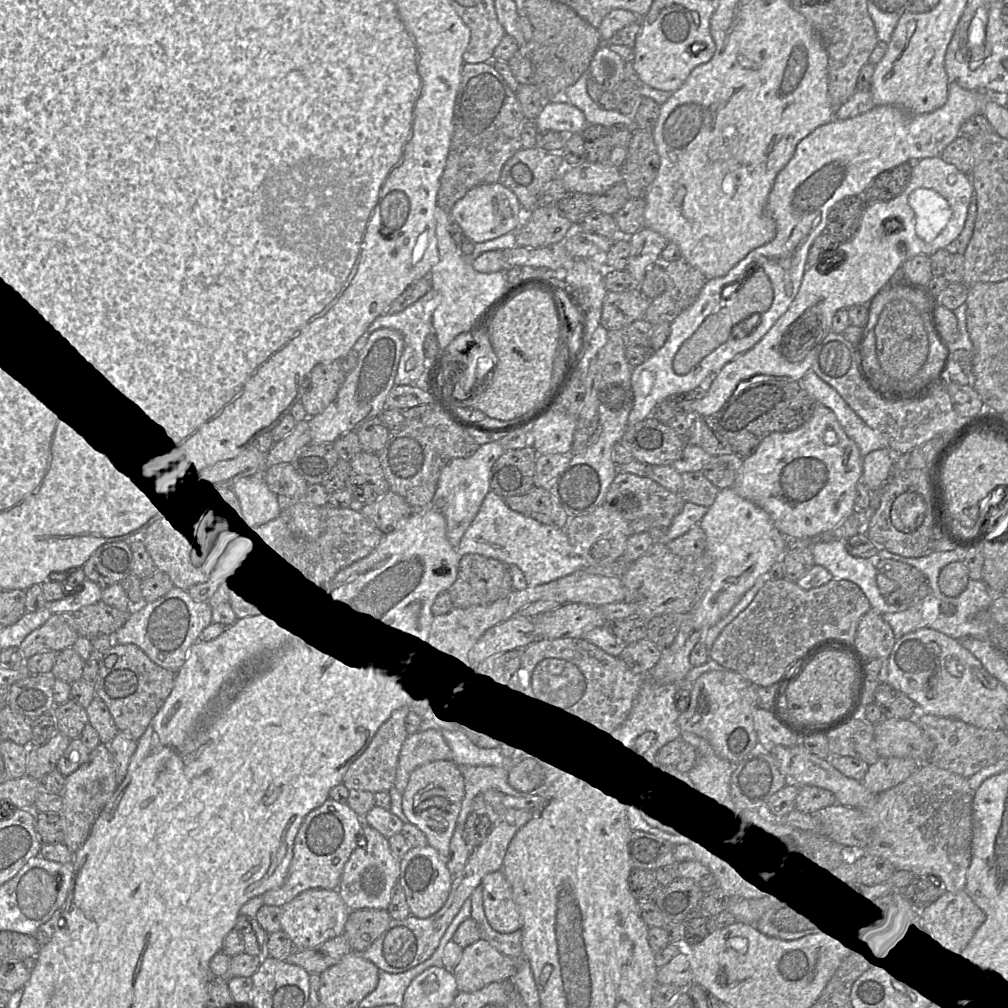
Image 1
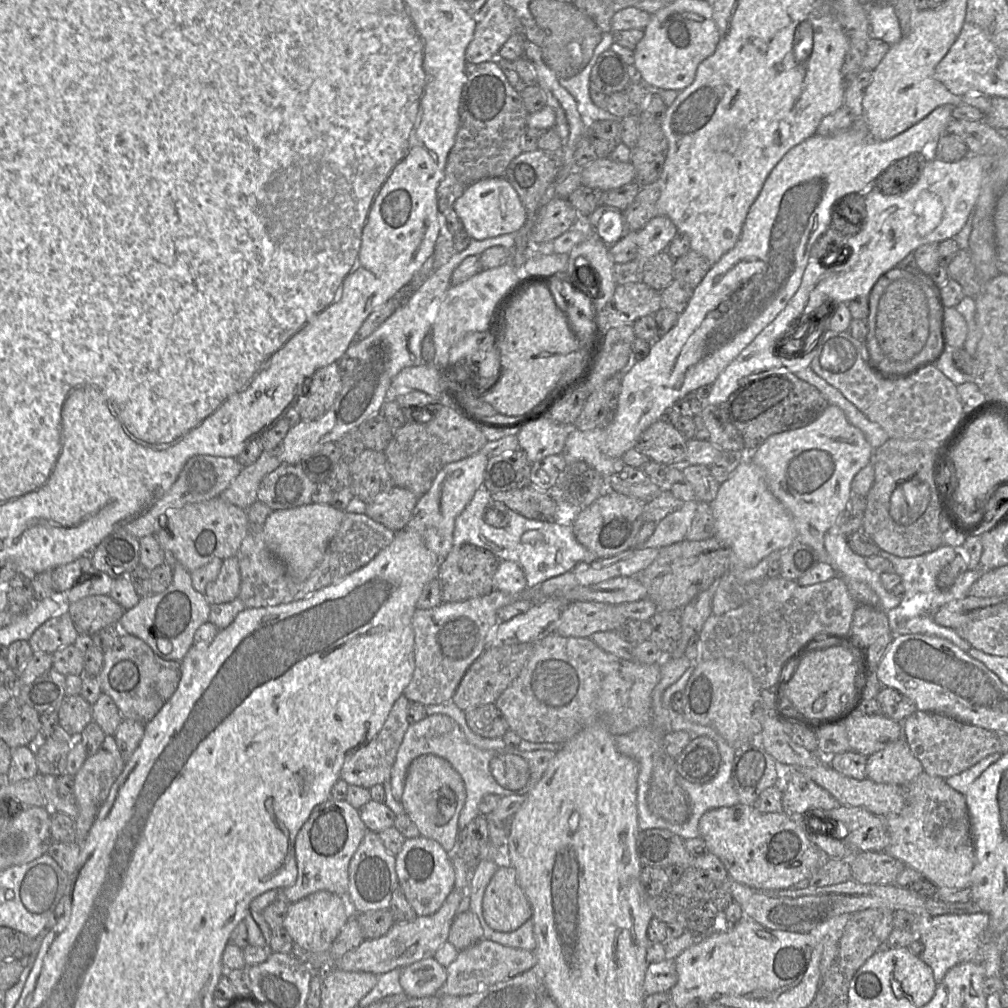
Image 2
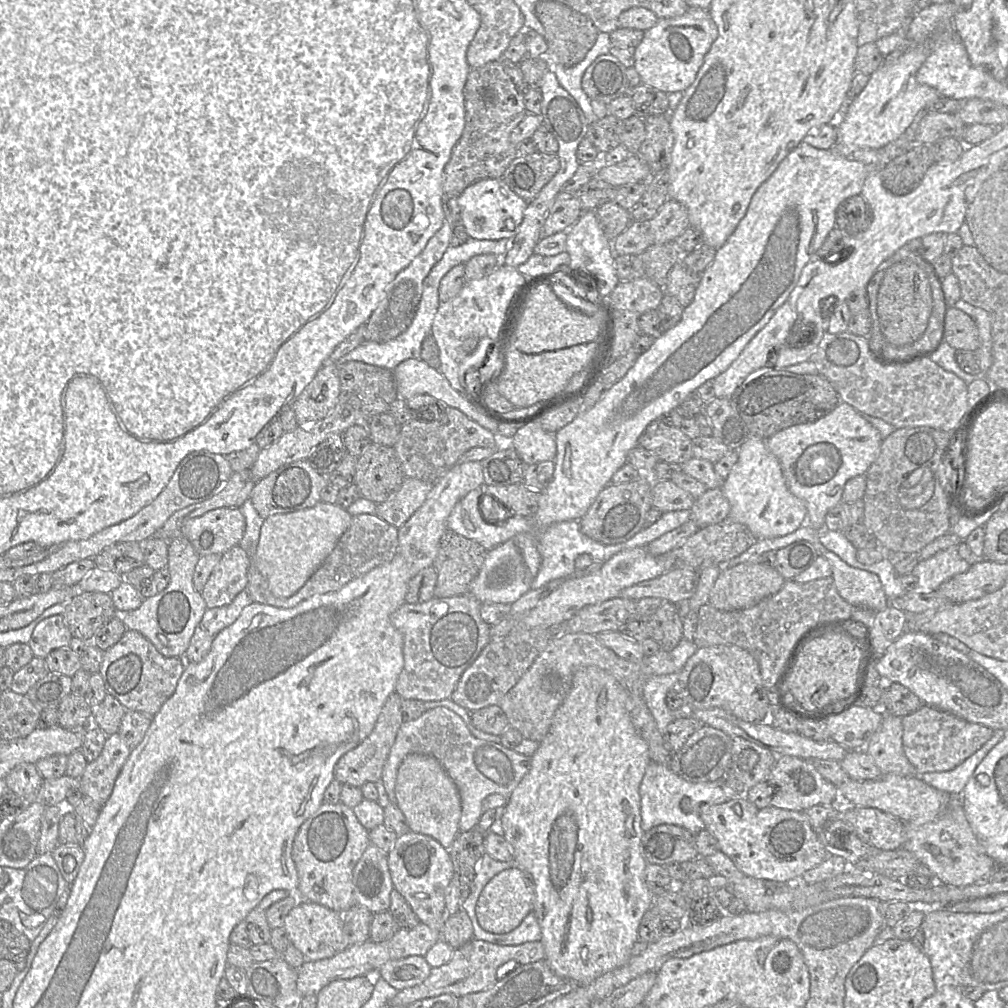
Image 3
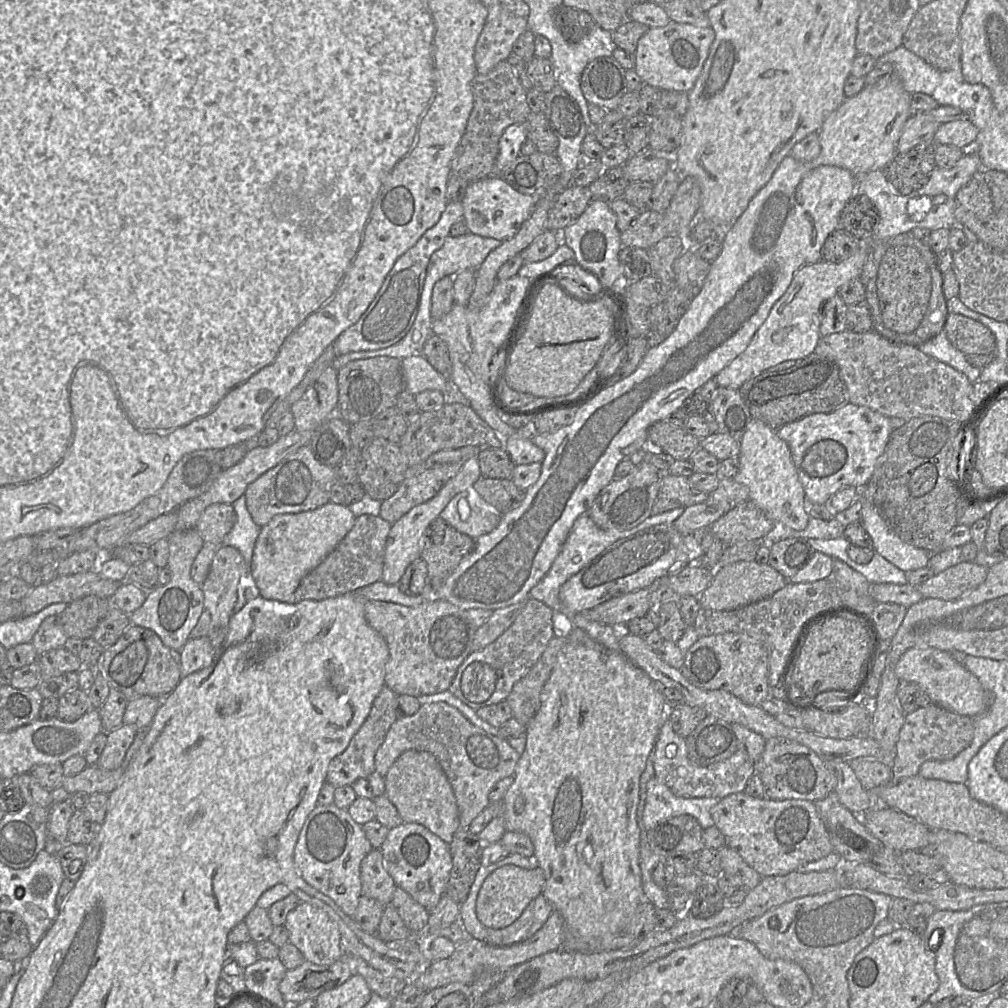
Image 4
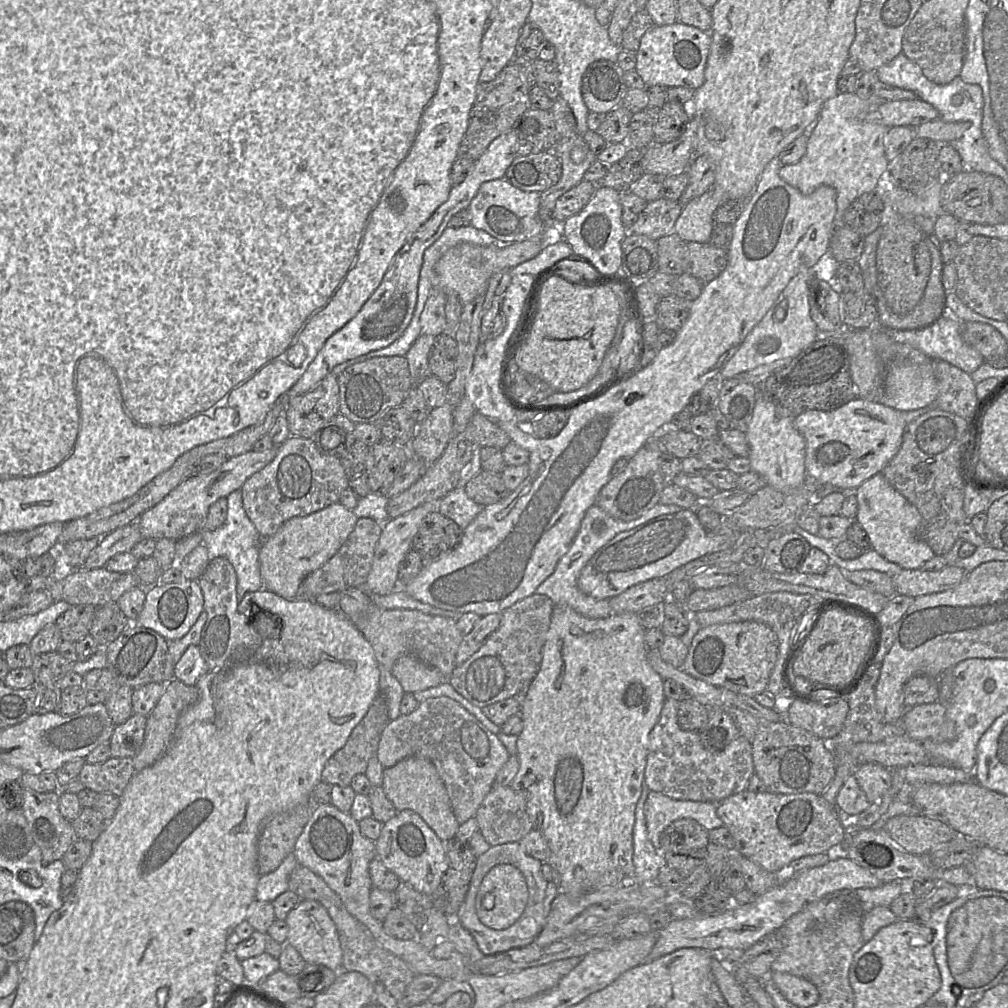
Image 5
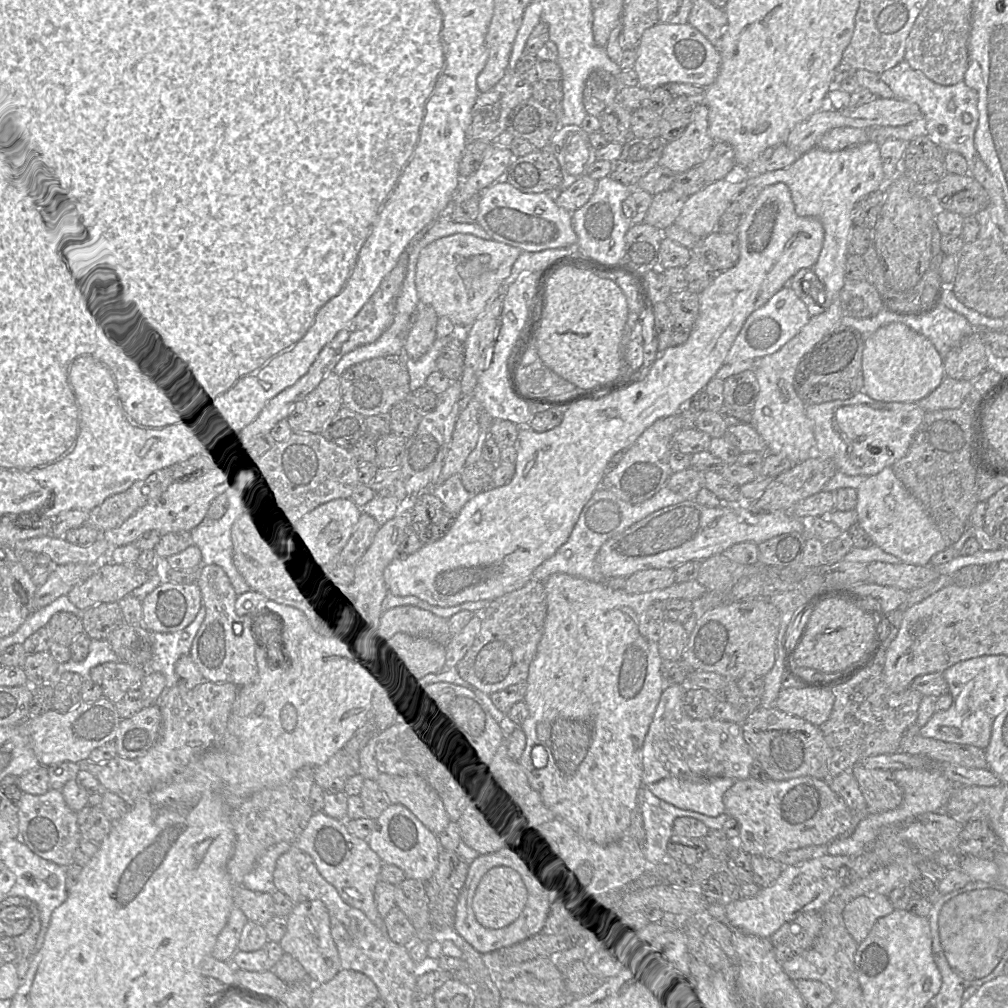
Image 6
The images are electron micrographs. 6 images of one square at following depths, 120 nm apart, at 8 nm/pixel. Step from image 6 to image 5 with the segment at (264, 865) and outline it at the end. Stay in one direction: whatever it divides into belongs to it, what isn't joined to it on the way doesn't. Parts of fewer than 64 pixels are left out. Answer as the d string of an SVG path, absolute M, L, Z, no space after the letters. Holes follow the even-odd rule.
M294 853L289 854L274 871L261 875L256 888L256 900L273 902L279 895L289 890L289 876L299 865Z

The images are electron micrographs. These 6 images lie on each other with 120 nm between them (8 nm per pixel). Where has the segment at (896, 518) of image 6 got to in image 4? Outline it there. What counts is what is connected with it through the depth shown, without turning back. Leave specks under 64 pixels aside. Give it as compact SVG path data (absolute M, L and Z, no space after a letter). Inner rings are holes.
M863 498L861 524L872 538L874 551L897 568L910 572L927 566L931 554L902 541L877 509Z

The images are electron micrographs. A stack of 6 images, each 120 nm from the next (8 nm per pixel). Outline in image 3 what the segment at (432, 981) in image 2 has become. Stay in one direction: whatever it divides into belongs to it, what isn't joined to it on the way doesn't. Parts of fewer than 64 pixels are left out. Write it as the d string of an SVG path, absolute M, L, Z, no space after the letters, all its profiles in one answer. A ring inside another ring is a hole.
M415 955L386 962L377 975L401 991L422 983L429 976L431 969L425 957Z

